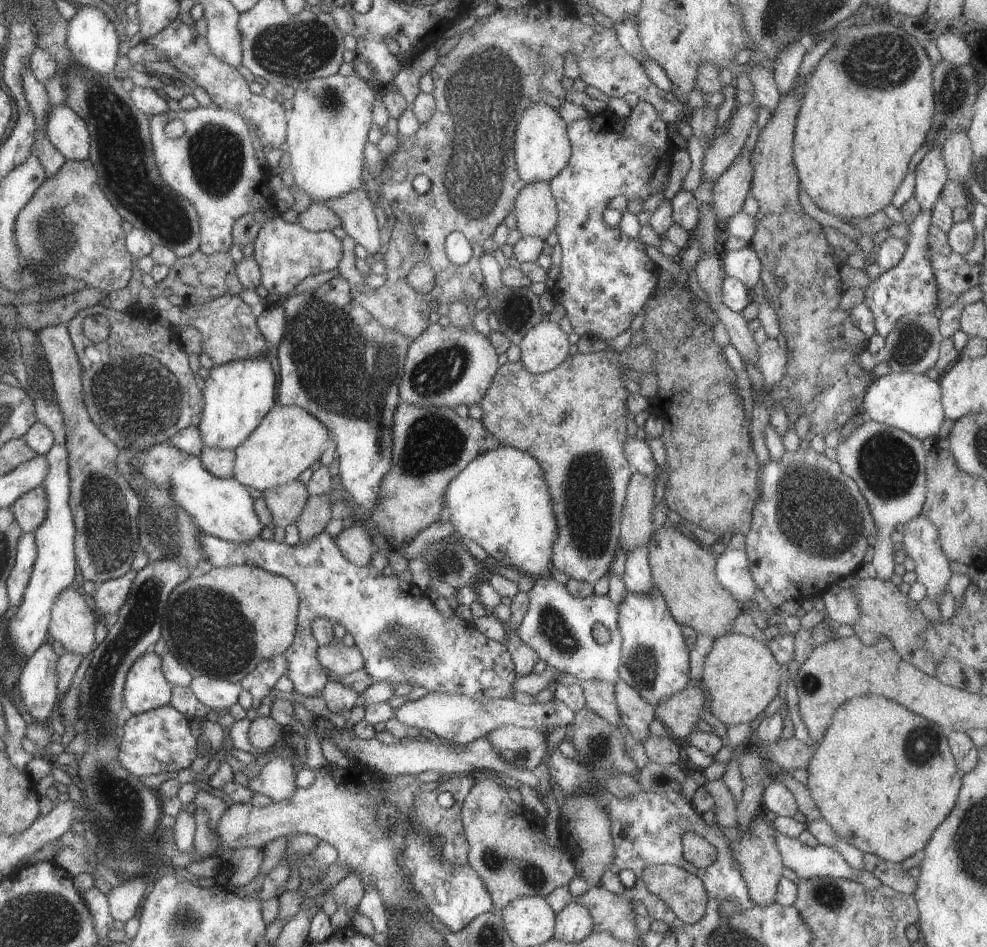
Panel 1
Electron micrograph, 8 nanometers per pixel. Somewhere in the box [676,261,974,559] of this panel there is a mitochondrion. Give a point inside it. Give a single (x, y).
(888, 465)

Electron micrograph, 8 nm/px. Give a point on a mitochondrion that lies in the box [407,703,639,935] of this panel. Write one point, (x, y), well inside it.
(530, 874)

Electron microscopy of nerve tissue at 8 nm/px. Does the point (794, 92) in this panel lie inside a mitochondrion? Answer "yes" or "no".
no

